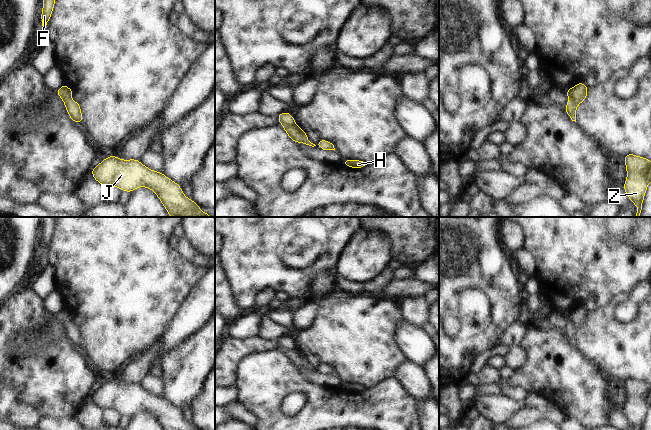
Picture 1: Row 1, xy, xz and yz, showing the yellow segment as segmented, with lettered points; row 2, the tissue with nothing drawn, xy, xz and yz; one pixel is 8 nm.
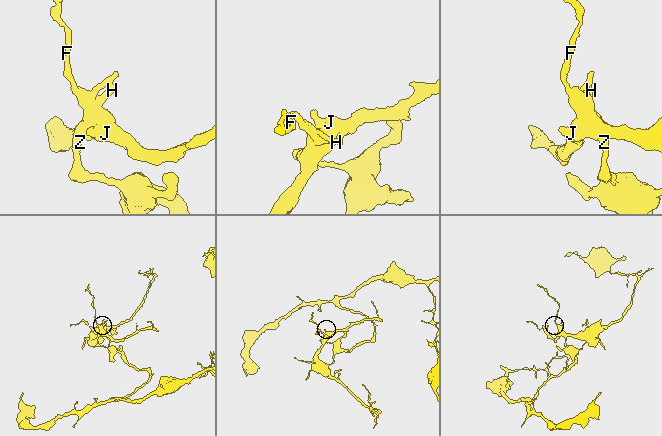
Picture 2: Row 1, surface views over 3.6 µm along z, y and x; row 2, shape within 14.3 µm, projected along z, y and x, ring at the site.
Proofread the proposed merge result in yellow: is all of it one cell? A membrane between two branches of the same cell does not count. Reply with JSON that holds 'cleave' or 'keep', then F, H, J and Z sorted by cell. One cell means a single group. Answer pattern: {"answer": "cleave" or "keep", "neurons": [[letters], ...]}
{"answer": "cleave", "neurons": [["F", "J"], ["H", "Z"]]}

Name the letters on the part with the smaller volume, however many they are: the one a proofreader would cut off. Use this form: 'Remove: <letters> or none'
Remove: F, J

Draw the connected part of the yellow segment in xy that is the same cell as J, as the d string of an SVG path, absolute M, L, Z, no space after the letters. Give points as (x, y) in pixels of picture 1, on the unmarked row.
M114 378L105 382L91 394L94 404L102 410L112 409L121 415L131 417L138 411L150 412L159 422L163 430L199 430L195 425L187 422L182 416L181 410L163 396L156 396L143 389L138 383L122 384Z

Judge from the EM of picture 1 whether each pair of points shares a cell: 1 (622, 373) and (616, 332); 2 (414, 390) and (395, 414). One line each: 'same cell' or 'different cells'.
1: same cell
2: different cells

